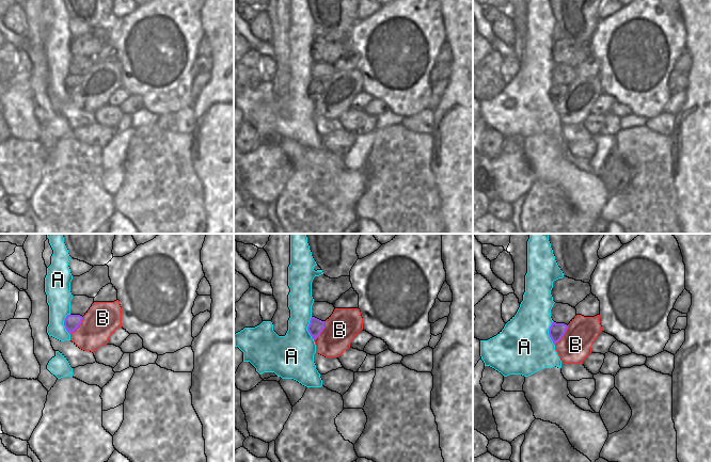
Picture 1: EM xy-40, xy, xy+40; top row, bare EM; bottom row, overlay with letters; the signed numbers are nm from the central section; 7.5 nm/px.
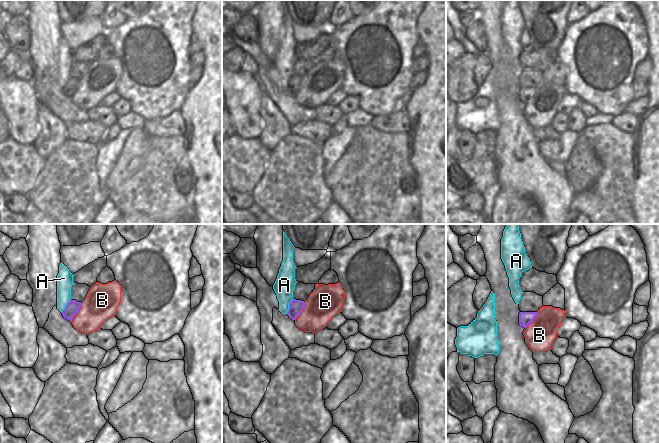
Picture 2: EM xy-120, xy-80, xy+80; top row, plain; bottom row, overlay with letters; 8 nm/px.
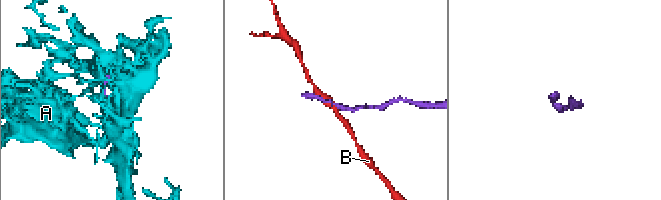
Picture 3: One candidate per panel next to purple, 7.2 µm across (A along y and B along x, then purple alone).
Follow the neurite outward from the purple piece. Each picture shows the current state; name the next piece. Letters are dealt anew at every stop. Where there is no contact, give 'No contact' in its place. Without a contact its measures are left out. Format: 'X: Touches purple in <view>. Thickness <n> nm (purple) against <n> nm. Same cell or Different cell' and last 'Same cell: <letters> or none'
A: Touches purple in xy+40. Thickness 120 nm (purple) against 420 nm. Different cell
B: Touches purple in xy-40. Thickness 110 nm (purple) against 260 nm. Different cell
Same cell: none.

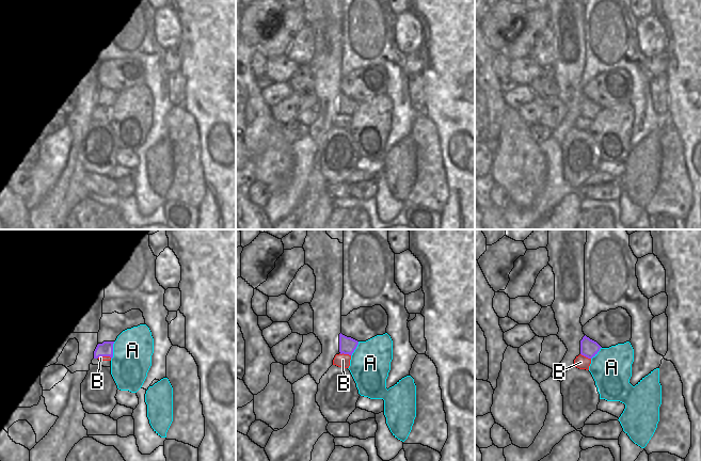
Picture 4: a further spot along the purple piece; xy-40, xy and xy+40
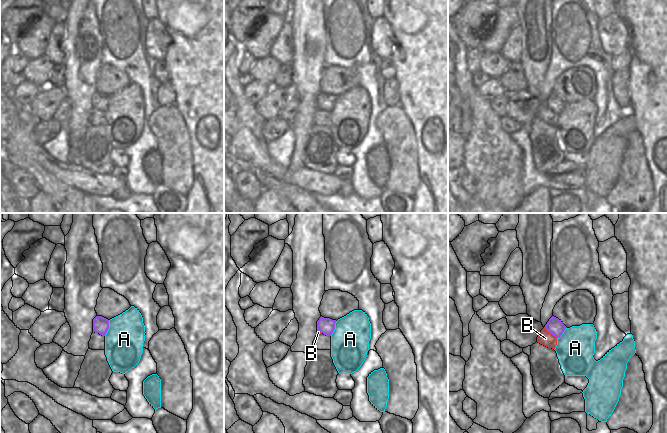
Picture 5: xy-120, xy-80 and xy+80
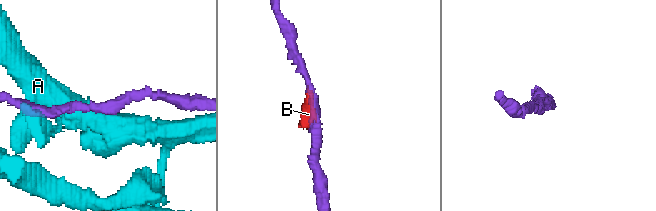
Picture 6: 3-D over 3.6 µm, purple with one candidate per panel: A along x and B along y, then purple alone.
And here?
A: Touches purple in xy-40. Thickness 110 nm (purple) against 300 nm. Different cell
B: Touches purple in xy. Thickness 130 nm (purple) against 100 nm. Different cell
Same cell: none.

